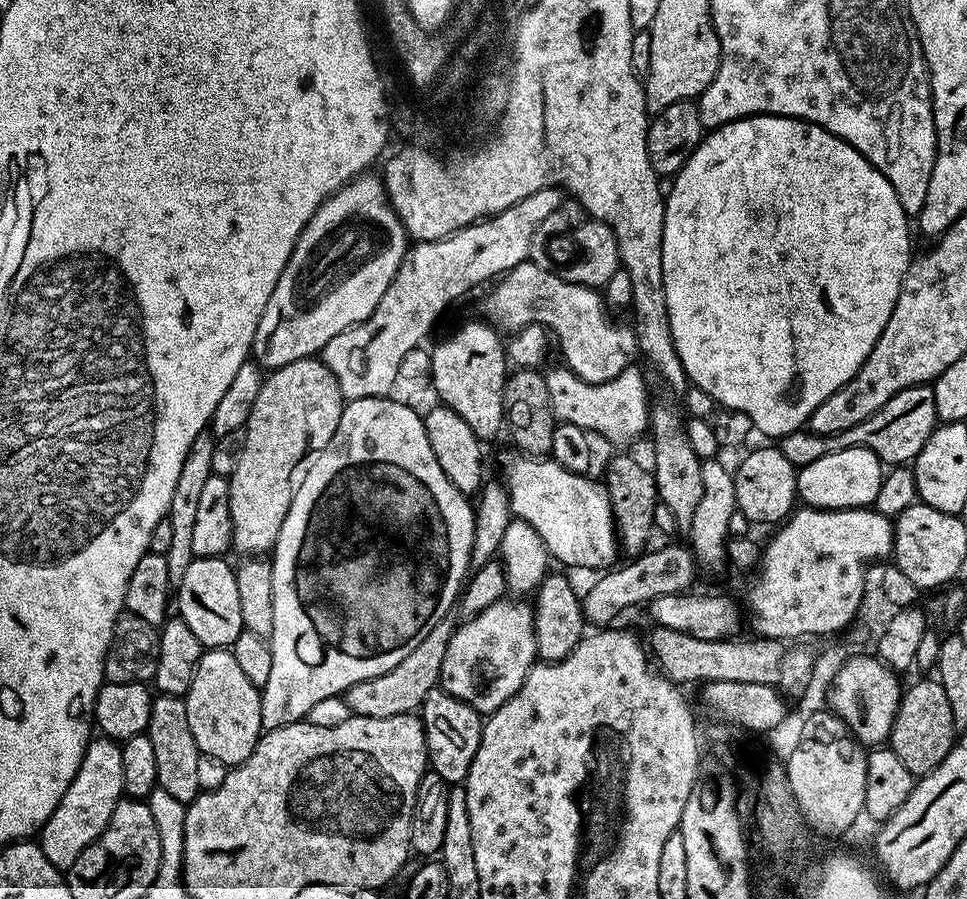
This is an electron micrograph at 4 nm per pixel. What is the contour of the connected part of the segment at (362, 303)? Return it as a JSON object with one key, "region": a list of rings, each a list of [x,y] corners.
{"region":[[[361,174],[348,184],[343,184],[333,196],[328,196],[321,202],[318,206],[318,210],[310,218],[310,222],[306,222],[306,226],[302,230],[302,234],[298,238],[298,242],[294,246],[294,250],[290,254],[290,258],[278,278],[278,286],[274,286],[274,294],[270,294],[270,302],[266,302],[266,310],[262,314],[262,318],[258,322],[258,330],[254,334],[254,342],[252,343],[250,356],[255,363],[260,365],[261,369],[275,370],[295,360],[315,357],[339,332],[344,332],[348,328],[352,328],[356,324],[360,324],[364,320],[369,319],[370,316],[374,314],[375,307],[378,306],[382,294],[385,294],[386,288],[390,286],[391,279],[394,278],[399,264],[408,252],[410,237],[402,226],[398,214],[392,209],[392,203],[389,202],[388,196],[384,193],[383,179],[381,179],[379,175],[368,175],[372,174]]]}

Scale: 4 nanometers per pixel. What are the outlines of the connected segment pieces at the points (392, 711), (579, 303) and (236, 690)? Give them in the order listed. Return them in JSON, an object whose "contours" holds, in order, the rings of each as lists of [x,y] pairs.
{"contours":[[[[452,605],[450,610],[438,620],[437,625],[422,638],[421,642],[418,642],[417,646],[414,646],[414,649],[402,662],[387,671],[386,674],[376,675],[372,679],[364,679],[348,689],[344,694],[344,699],[350,706],[349,713],[362,717],[388,718],[417,711],[427,698],[428,693],[439,683],[446,647],[449,646],[450,638],[459,627],[461,618],[459,607]]],[[[531,262],[514,266],[488,289],[483,313],[487,323],[501,333],[511,334],[539,321],[551,335],[552,332],[556,335],[564,355],[563,363],[578,378],[601,384],[633,367],[635,360],[632,359],[638,356],[636,334],[627,323],[615,324],[608,317],[609,309],[597,289],[566,282],[559,271],[540,268]]],[[[210,648],[201,651],[200,661],[194,670],[194,678],[190,682],[187,694],[184,695],[186,718],[190,721],[190,731],[194,734],[194,742],[198,746],[201,757],[217,760],[223,766],[235,766],[246,762],[250,754],[254,754],[254,746],[260,741],[262,714],[260,713],[261,689],[254,687],[250,678],[238,666],[238,658],[228,648]]]]}

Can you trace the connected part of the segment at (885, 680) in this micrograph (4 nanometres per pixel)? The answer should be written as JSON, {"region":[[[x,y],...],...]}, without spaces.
{"region":[[[849,655],[829,686],[827,707],[846,722],[846,726],[865,746],[880,746],[885,743],[898,714],[902,695],[901,677],[893,672],[879,656]]]}

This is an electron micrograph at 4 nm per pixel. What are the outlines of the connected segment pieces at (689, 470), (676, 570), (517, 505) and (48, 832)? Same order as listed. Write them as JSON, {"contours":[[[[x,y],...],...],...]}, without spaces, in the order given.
{"contours":[[[[660,404],[650,412],[650,437],[656,443],[656,453],[652,456],[650,471],[656,479],[656,495],[659,503],[670,506],[670,514],[674,514],[676,532],[687,534],[694,522],[694,510],[702,499],[702,461],[694,454],[694,446],[686,438],[685,417],[679,407],[671,408],[668,404]]],[[[668,544],[665,548],[660,548],[657,552],[653,550],[645,550],[639,556],[629,559],[628,564],[624,564],[621,568],[613,567],[611,570],[605,571],[601,580],[596,580],[588,588],[588,593],[583,593],[582,603],[584,606],[584,619],[592,626],[608,626],[613,623],[612,620],[619,614],[623,608],[632,608],[635,604],[640,606],[647,605],[649,600],[658,598],[662,594],[674,594],[675,592],[685,591],[689,587],[688,583],[692,580],[692,568],[694,569],[694,557],[687,547],[684,548],[680,544]]],[[[515,455],[505,458],[502,476],[502,483],[508,489],[511,515],[530,522],[542,542],[546,542],[549,555],[555,563],[557,560],[565,564],[560,565],[565,569],[607,569],[616,552],[618,556],[618,537],[608,490],[603,483],[599,479],[591,480],[591,475],[566,470],[551,458]]],[[[107,738],[93,739],[78,766],[78,774],[74,778],[74,782],[70,782],[66,794],[62,794],[62,802],[56,807],[52,817],[44,823],[44,827],[40,829],[38,833],[40,849],[42,854],[46,854],[46,858],[50,858],[50,862],[55,868],[67,870],[70,866],[74,866],[74,862],[78,862],[78,854],[82,854],[82,850],[86,850],[86,846],[94,843],[102,834],[102,830],[106,830],[106,822],[110,822],[110,814],[114,810],[117,800],[124,796],[120,750],[121,745],[117,741]]]]}

